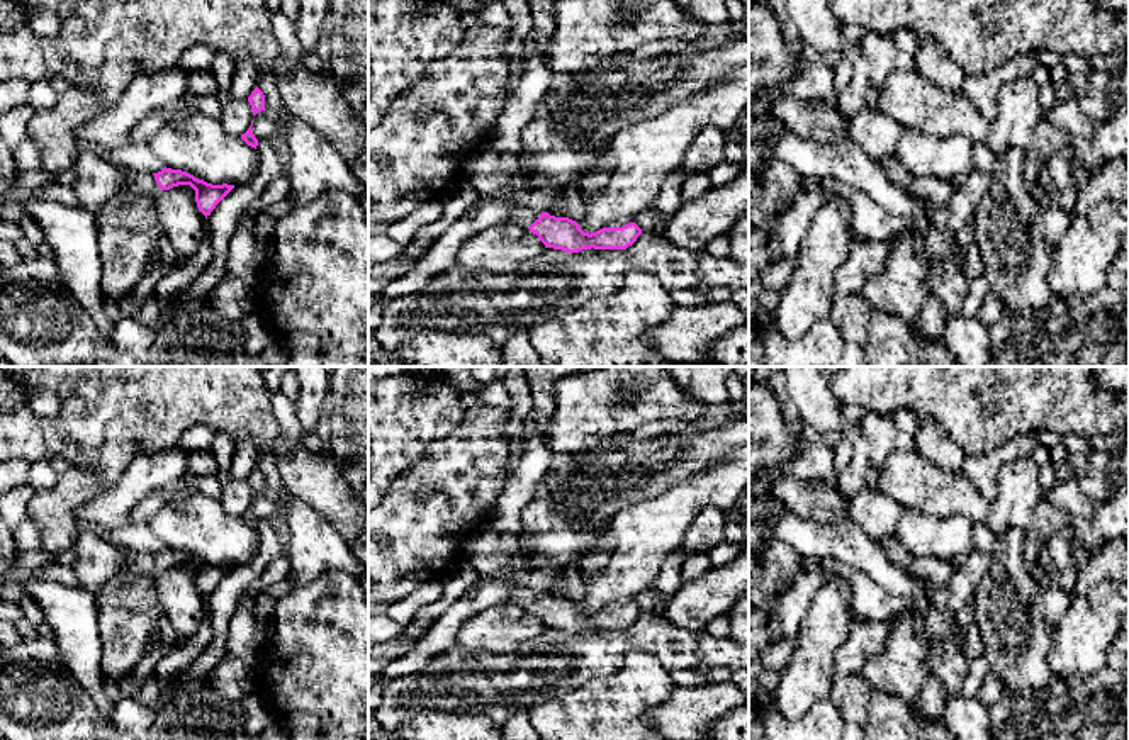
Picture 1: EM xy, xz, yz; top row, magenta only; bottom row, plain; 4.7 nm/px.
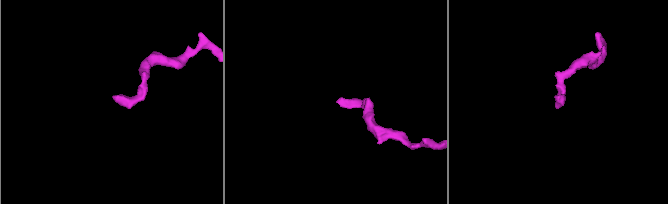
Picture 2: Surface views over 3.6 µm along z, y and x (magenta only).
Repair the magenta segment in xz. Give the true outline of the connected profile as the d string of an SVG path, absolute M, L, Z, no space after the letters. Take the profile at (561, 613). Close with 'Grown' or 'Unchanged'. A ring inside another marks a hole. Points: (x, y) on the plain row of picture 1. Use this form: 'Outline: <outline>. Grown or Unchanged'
Outline: M516 586L509 601L530 609L545 628L579 633L582 630L626 630L642 614L642 609L630 603L621 608L603 608L596 613L584 613L579 604L569 597L555 597L548 592L536 592L526 586Z. Grown

